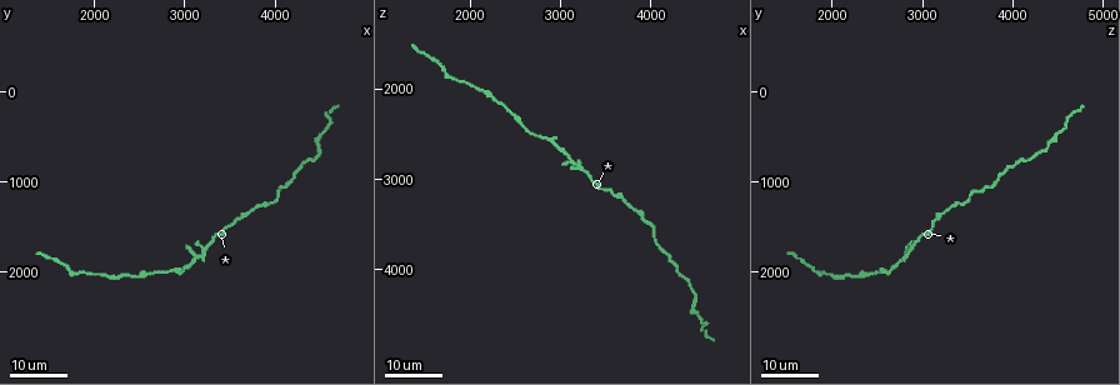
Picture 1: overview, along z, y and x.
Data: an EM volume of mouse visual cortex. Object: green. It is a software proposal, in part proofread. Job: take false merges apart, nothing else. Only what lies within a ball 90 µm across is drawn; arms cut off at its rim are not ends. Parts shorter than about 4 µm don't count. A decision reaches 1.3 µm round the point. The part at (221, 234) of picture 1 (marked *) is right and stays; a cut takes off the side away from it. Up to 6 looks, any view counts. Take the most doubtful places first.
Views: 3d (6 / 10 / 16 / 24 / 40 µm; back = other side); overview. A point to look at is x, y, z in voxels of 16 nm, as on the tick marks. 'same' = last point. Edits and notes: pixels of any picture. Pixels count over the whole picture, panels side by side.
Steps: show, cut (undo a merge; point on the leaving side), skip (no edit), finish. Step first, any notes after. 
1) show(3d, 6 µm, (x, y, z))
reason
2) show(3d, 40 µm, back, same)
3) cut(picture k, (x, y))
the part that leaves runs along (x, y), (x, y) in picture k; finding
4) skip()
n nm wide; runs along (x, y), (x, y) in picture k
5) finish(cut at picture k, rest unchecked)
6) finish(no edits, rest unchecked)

show(3d, 16 µm, (1650, 1900, 1700))
sudden change in width

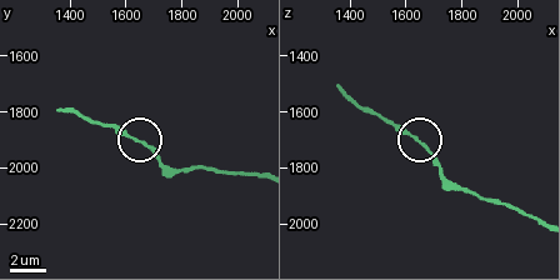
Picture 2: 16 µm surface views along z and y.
show(3d, 10 µm, (1630, 1900, 1700))

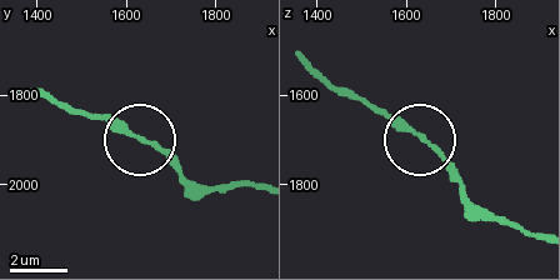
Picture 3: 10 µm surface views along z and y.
skip()
all the same neuron

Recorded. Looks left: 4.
show(3d, 16 µm, (4500, 450, 4500))

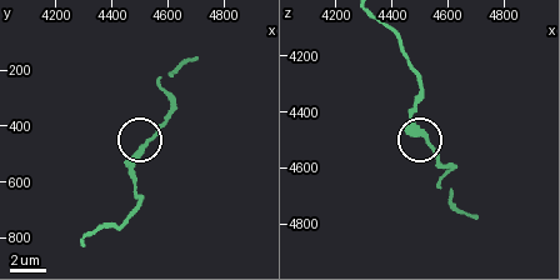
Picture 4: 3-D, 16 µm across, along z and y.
show(3d, 6 µm, (4530, 470, 4480))

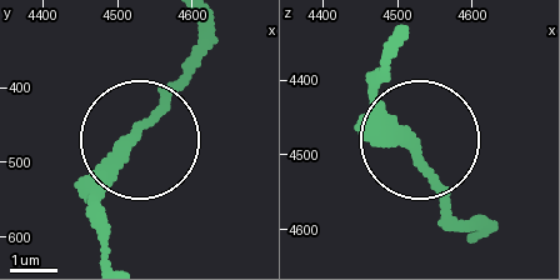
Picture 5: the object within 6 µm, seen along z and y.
skip()
all the same neuron

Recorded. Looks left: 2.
show(3d, 16 µm, (2300, 2050, 2150))
calibre changes

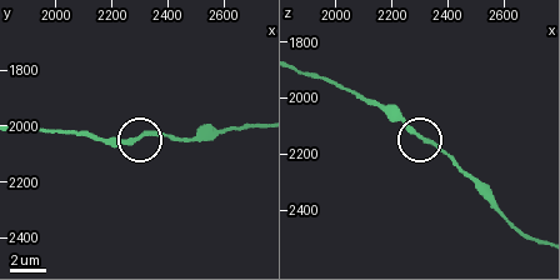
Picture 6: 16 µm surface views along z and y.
show(3d, 6 µm, (2280, 2050, 2120))

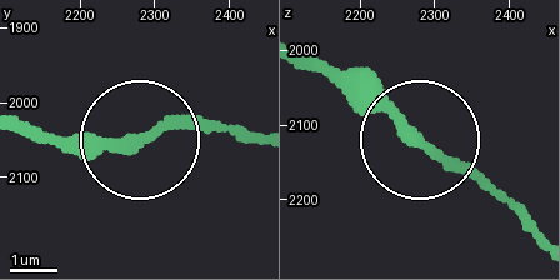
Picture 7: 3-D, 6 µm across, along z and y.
skip()
one neuron here

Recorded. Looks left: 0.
finish(no edits, rest unchecked)

